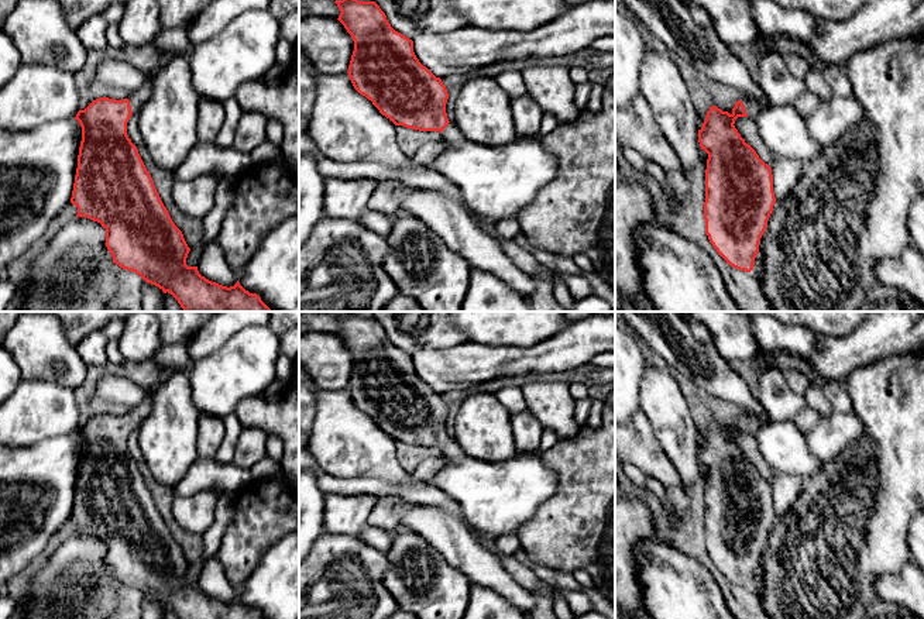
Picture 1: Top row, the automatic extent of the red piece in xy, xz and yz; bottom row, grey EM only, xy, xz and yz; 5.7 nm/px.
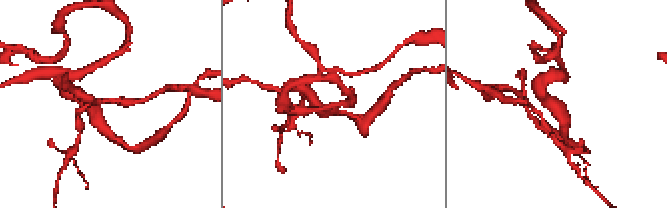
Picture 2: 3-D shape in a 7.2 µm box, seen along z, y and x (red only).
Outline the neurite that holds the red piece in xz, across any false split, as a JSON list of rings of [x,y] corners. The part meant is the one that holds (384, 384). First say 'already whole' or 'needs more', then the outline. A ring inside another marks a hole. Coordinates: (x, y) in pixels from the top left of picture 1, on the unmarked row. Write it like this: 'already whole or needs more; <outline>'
needs more; [[[346,312],[334,319],[341,327],[337,336],[354,357],[347,388],[354,405],[395,441],[437,447],[450,460],[467,457],[447,434],[446,402],[419,378],[413,357],[391,343],[375,317]]]

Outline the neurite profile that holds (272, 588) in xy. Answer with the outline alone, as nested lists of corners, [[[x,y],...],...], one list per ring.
[[[299,532],[285,534],[261,556],[238,598],[264,619],[299,619]]]

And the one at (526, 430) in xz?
[[[526,409],[509,417],[512,424],[512,436],[515,440],[515,451],[540,451],[539,444],[543,427],[537,422],[536,416],[529,409]]]

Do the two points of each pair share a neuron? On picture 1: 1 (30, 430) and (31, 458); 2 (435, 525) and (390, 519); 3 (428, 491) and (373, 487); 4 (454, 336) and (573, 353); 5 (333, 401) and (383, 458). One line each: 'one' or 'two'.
1: two
2: two
3: one
4: two
5: one

